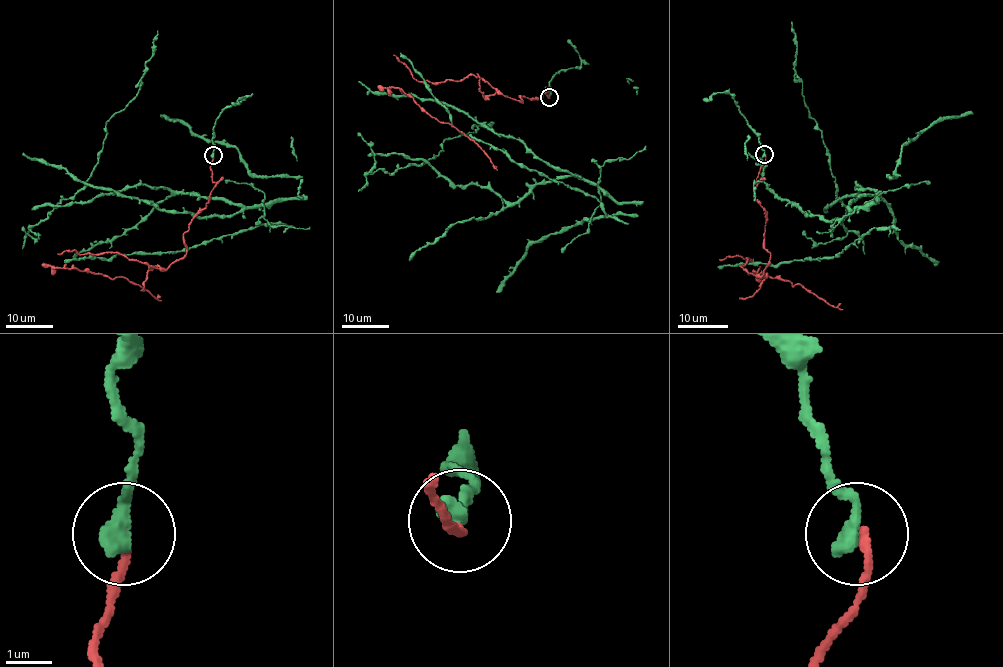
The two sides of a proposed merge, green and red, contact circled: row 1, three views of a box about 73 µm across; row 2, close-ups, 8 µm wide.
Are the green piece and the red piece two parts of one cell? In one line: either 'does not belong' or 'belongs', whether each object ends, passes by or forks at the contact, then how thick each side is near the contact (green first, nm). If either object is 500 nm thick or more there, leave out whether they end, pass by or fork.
does not belong; green ends; red ends; calibres 420 and 200 nm

